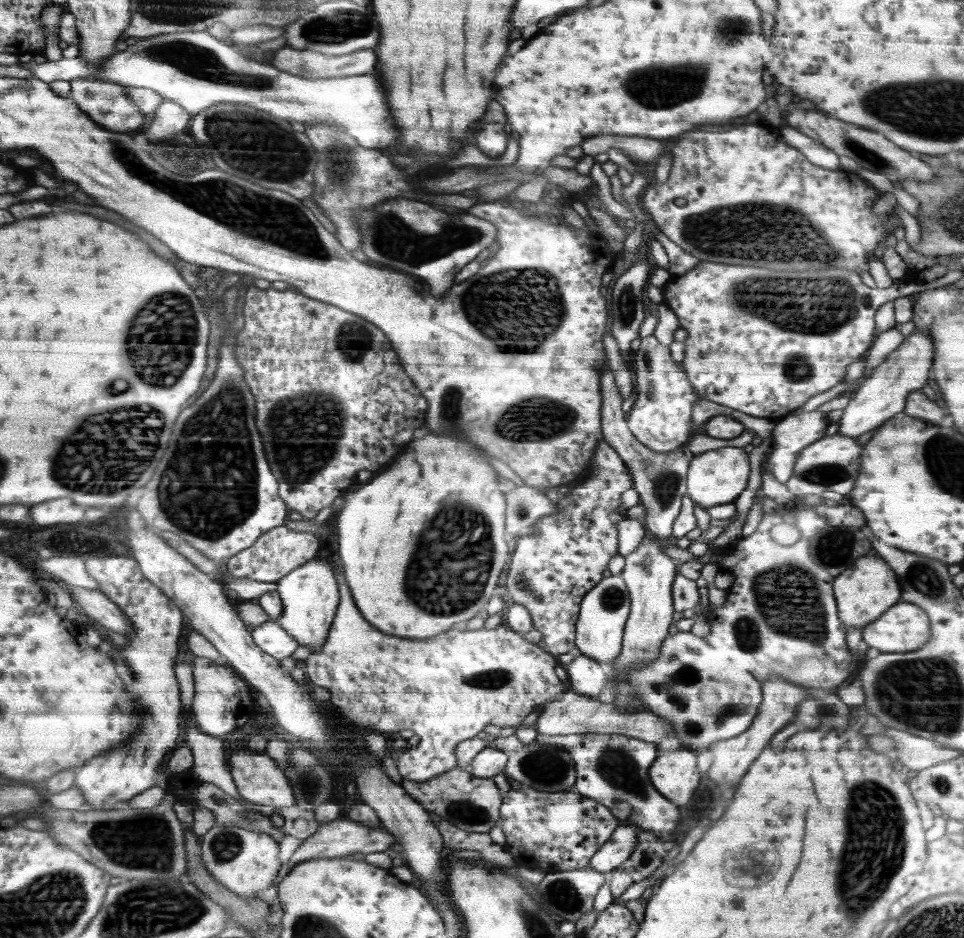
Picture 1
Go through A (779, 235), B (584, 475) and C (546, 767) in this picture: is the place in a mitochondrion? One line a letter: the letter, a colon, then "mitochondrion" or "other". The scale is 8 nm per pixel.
A: mitochondrion
B: other
C: mitochondrion

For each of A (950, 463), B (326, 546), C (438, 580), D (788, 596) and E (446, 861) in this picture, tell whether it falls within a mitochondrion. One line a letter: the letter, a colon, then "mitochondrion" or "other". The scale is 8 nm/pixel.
A: mitochondrion
B: other
C: mitochondrion
D: mitochondrion
E: other

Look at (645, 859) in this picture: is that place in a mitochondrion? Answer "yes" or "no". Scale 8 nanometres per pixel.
no

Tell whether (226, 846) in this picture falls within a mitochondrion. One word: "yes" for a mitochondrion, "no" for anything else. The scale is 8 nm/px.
yes

